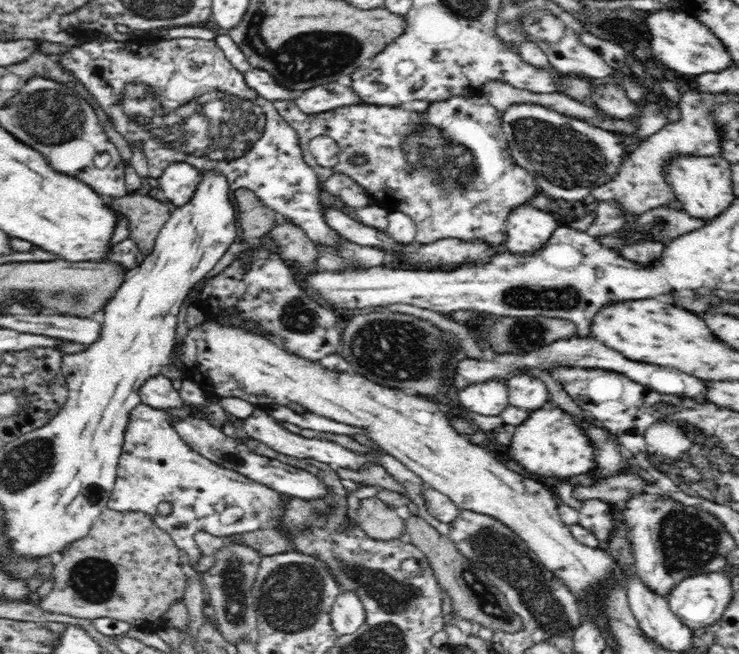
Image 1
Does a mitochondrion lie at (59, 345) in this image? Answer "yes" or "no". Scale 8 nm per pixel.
no

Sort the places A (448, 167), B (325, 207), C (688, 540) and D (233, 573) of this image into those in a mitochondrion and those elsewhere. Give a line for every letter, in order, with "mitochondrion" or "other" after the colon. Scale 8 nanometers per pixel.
A: mitochondrion
B: other
C: mitochondrion
D: mitochondrion

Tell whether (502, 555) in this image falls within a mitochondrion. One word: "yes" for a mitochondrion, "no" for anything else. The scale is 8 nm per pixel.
yes

